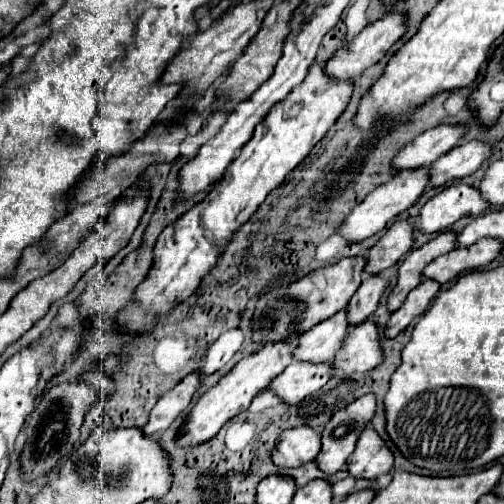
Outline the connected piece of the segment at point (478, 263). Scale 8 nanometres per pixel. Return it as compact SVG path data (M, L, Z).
M483 238L471 246L459 246L453 248L449 254L443 254L435 258L425 268L425 278L435 278L441 284L451 284L455 278L459 278L467 270L481 268L489 264L493 258L501 254L503 242L495 242L493 238Z

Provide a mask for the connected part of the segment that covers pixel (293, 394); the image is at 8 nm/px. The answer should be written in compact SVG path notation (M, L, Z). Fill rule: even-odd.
M293 360L267 388L277 392L283 402L299 404L305 396L315 394L331 378L331 362L299 362Z

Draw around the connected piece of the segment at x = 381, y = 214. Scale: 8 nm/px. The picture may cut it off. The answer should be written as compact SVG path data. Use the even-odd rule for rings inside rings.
M427 166L423 170L403 170L401 174L397 172L389 182L385 182L383 186L377 186L357 208L353 208L353 212L345 218L343 226L339 228L339 234L343 234L349 242L361 242L361 240L385 230L385 226L395 216L399 216L401 212L405 212L419 200L419 196L425 192L425 188L427 188Z

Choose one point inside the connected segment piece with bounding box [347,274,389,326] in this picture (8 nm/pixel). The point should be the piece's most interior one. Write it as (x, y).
(365, 301)

